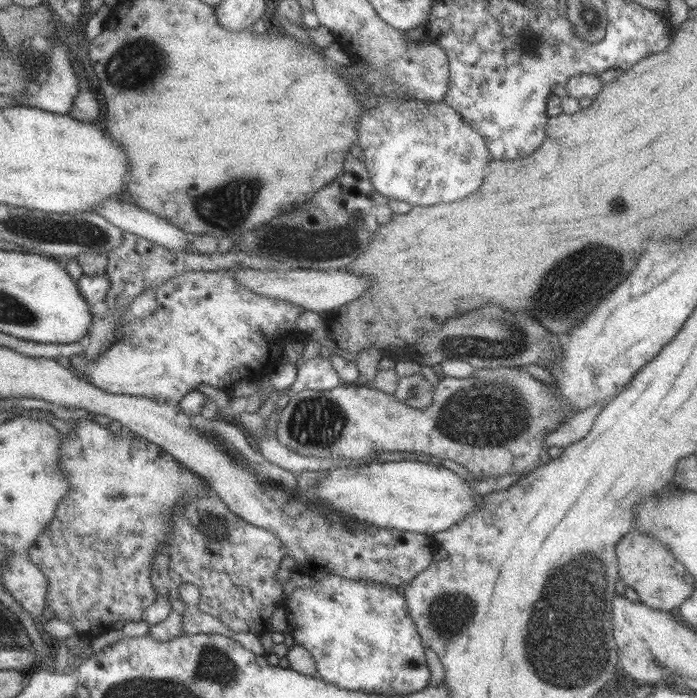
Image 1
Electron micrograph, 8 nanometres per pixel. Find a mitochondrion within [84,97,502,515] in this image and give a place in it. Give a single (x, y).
(340, 241)

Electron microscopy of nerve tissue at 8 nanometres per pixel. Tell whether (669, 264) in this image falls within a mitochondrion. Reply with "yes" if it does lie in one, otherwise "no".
no

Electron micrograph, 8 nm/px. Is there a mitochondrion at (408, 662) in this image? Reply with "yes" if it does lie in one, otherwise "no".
yes

